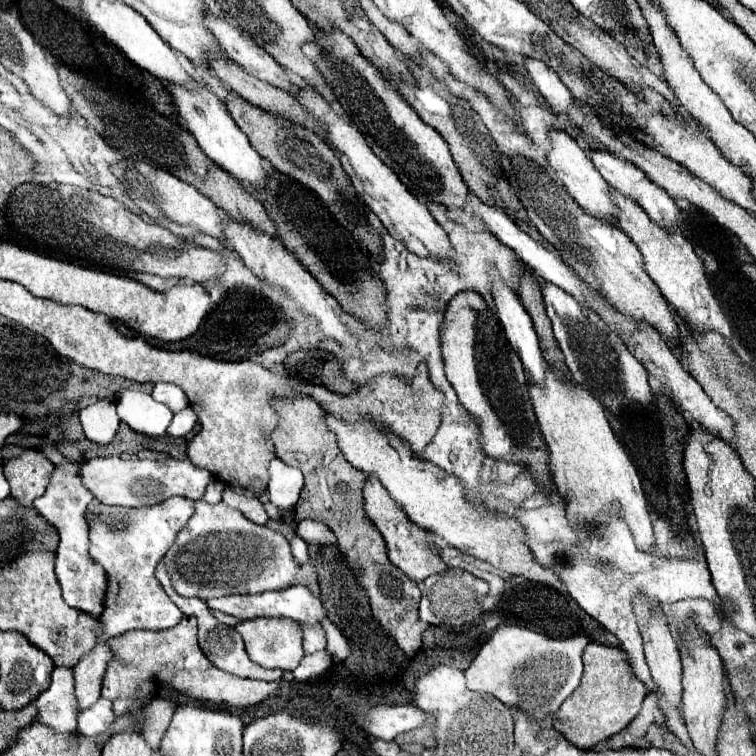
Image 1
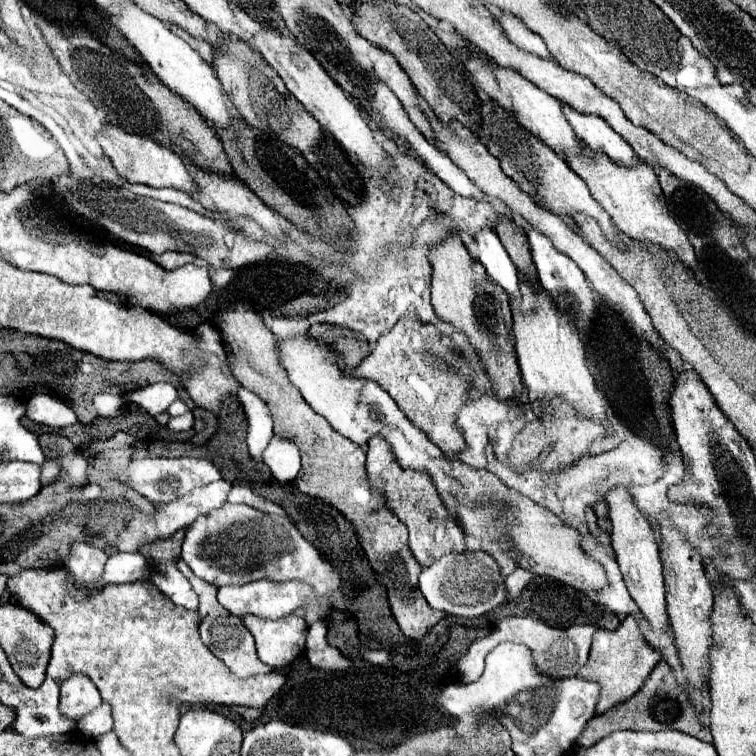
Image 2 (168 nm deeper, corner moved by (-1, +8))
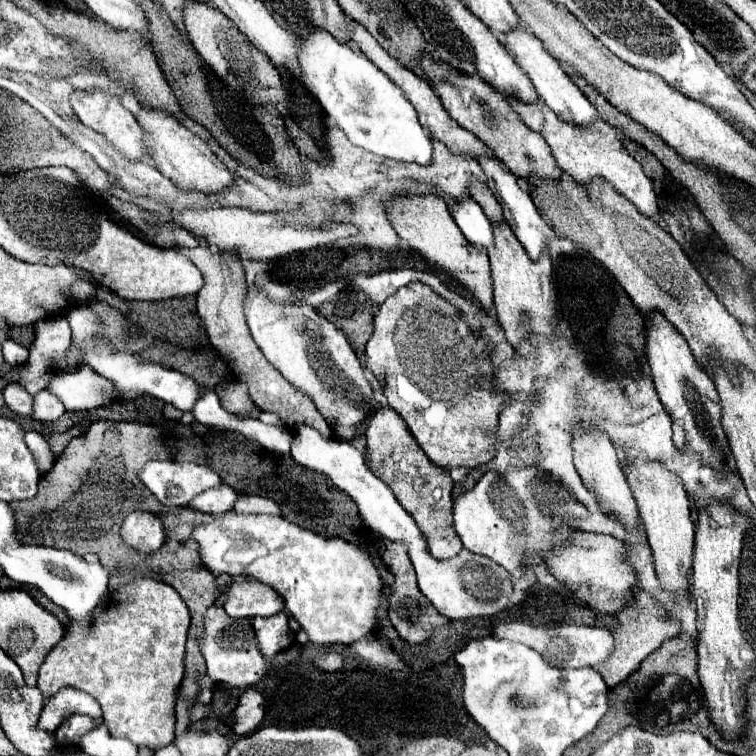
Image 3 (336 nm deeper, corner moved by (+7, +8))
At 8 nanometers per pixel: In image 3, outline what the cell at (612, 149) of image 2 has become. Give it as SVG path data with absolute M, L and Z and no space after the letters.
M517 28L513 32L505 34L505 48L507 52L513 56L513 60L525 70L525 74L531 78L537 94L541 96L541 100L565 122L573 124L573 126L587 126L587 124L595 124L599 120L595 106L581 94L581 90L571 82L571 78L563 72L563 68L557 64L557 60L553 60L545 50L543 44L525 28Z

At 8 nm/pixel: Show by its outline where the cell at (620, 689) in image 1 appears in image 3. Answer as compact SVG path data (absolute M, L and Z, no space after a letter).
M635 592L633 602L627 608L623 608L617 614L617 618L619 618L619 626L613 630L615 648L605 662L593 666L603 676L603 680L609 684L609 688L627 680L627 676L633 674L651 652L655 652L665 640L679 634L679 622L673 618L667 618L661 610L657 610L655 602L651 600L647 592Z

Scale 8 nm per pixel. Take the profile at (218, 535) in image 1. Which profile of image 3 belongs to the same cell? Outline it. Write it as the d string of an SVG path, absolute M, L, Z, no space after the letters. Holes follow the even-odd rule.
M233 510L221 514L213 522L201 524L193 530L201 564L215 576L249 576L271 584L285 598L285 608L301 624L313 644L353 644L367 636L375 626L375 612L381 604L381 578L369 554L343 538L321 538L311 530L299 528L281 516L271 514L237 514ZM241 540L245 540L245 572L241 572Z

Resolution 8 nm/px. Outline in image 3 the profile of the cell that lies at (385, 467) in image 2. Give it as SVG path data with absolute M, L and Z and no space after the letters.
M387 406L373 416L365 432L365 438L367 438L365 456L369 470L373 470L375 476L381 478L393 490L403 508L409 514L413 514L413 520L427 538L429 554L435 560L447 560L455 556L463 548L463 544L453 528L453 498L451 498L453 480L449 478L449 474L445 474L425 456L425 452L419 448L409 428L405 426L403 418L397 412L389 410Z

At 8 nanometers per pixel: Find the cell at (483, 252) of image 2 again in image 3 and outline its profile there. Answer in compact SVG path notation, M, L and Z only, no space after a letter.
M471 198L455 204L455 224L463 232L463 236L477 248L489 250L493 246L493 230L491 222L483 214L481 206L477 206Z

